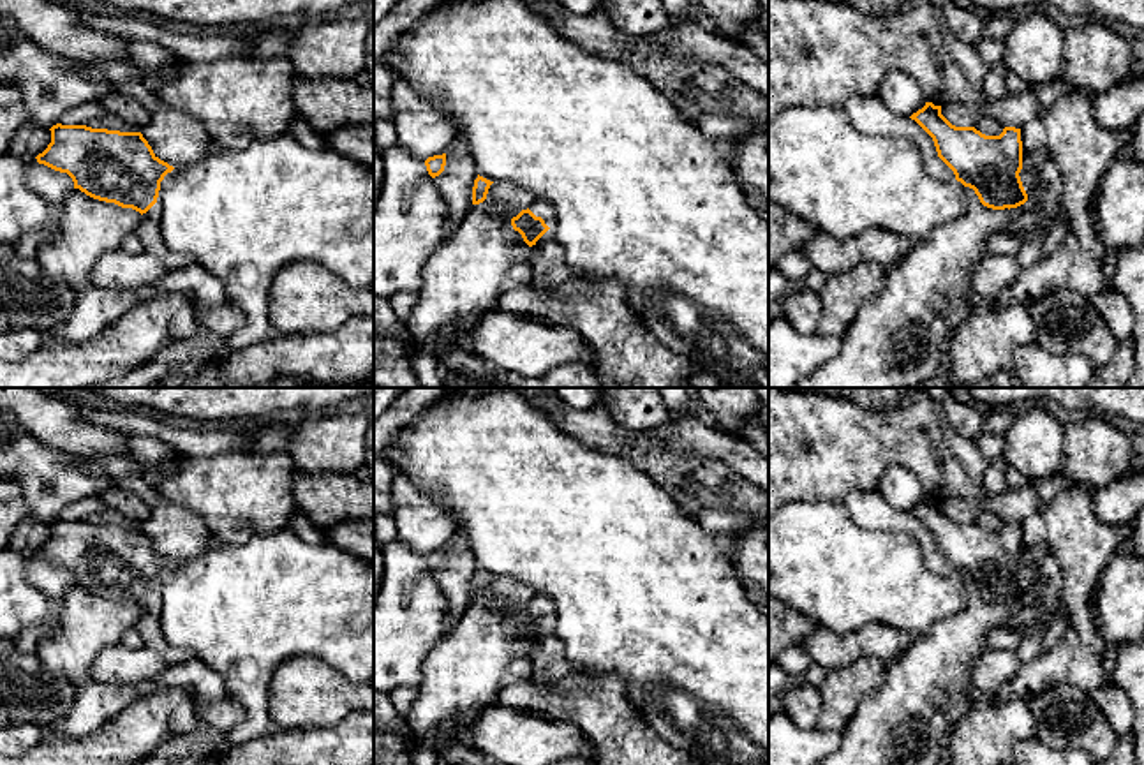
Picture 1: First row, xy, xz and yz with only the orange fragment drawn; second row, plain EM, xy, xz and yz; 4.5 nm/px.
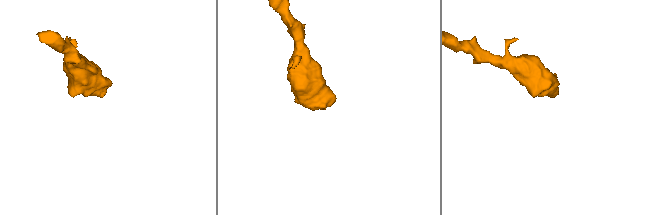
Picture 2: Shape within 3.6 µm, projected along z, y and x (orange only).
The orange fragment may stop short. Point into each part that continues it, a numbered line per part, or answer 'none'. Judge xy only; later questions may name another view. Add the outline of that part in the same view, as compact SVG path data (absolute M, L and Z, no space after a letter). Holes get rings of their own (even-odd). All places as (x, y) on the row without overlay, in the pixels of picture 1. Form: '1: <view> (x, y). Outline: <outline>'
1: xy (148, 624). Outline: M150 603L141 610L134 629L141 635L145 647L159 652L171 665L182 663L190 656L185 650L173 647L162 631L162 610L159 603Z

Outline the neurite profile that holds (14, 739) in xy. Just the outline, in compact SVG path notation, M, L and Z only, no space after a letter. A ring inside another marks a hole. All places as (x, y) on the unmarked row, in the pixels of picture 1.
M9 724L0 728L0 756L19 756L33 747L42 735L44 728L37 724Z

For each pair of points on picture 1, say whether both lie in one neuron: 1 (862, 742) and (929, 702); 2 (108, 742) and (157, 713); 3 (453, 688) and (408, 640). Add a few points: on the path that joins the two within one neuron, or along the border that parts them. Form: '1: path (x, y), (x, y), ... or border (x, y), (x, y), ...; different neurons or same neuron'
1: path (878, 742), (887, 742), (913, 716); same neuron
2: path (120, 742), (145, 723); same neuron
3: border (448, 626), (423, 658), (422, 683), (418, 686); different neurons

